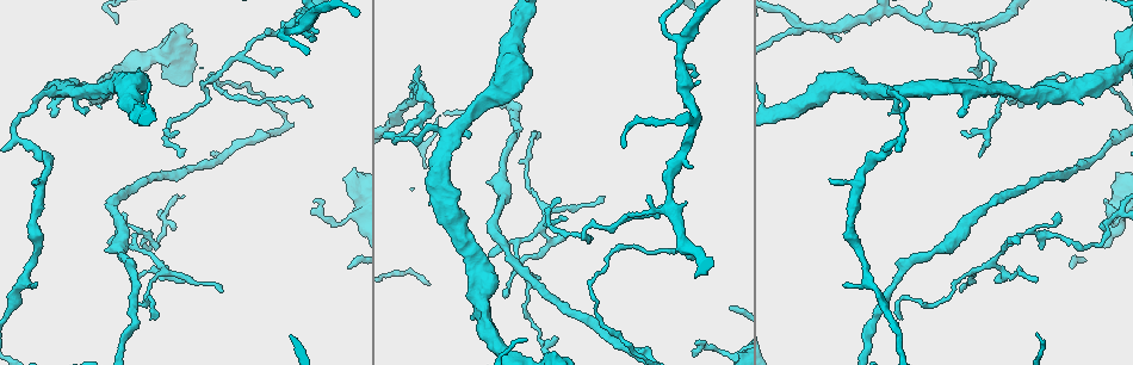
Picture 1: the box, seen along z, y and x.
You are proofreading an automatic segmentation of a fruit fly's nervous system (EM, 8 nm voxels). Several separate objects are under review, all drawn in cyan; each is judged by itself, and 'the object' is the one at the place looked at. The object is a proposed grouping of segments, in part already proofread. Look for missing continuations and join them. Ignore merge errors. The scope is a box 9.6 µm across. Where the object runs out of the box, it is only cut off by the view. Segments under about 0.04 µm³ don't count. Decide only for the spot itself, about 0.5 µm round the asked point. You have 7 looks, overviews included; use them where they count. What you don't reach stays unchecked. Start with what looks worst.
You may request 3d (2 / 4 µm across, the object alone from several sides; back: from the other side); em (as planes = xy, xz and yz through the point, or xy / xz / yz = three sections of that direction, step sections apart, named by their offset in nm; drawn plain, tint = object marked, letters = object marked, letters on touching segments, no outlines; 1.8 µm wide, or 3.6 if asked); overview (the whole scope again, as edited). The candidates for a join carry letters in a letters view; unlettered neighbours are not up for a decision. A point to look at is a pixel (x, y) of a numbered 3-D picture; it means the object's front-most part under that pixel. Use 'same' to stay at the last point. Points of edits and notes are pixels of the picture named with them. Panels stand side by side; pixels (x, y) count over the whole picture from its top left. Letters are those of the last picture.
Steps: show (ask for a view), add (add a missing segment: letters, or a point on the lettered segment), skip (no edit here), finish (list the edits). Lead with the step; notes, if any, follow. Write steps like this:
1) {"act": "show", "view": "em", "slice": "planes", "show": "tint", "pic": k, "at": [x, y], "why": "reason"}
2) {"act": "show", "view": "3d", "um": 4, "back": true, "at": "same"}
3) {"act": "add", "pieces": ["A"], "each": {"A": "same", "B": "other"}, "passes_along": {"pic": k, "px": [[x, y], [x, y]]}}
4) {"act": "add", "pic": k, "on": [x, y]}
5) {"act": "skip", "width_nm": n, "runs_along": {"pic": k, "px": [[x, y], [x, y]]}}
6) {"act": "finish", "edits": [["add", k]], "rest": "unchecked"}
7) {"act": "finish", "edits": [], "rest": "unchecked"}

{"act": "show", "view": "3d", "um": 4, "pic": 1, "at": [667, 200], "why": "sudden change in width"}

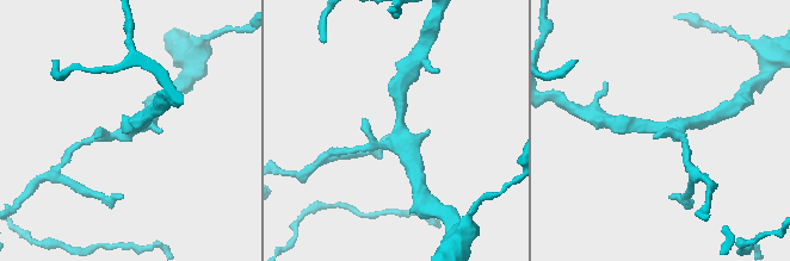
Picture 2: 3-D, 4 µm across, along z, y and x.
{"act": "show", "view": "em", "slice": "yz", "step": 16, "show": "tint", "pic": 2, "at": [398, 133], "why": "shape alone is not enough"}

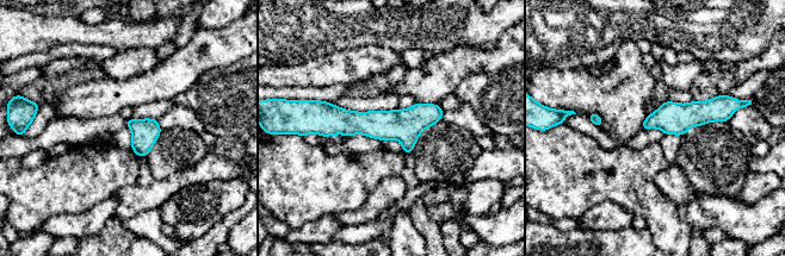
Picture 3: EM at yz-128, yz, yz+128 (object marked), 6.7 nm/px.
{"act": "show", "view": "em", "slice": "planes", "show": "letters", "at": "same", "why": "another direction"}

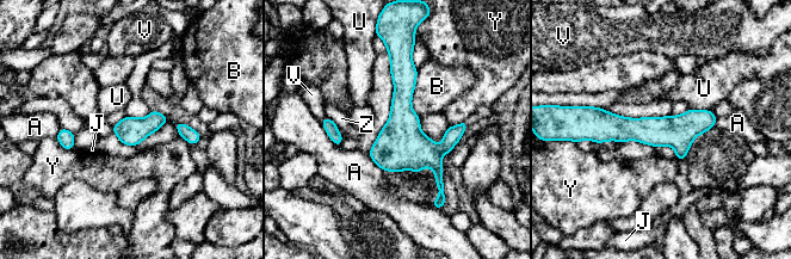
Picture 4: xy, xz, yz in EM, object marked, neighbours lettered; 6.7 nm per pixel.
{"act": "skip", "each": {"A": "other", "B": "other", "J": "other", "U": "other", "V": "other", "Y": "other", "Z": "other"}, "arms": 3, "runs_along": {"pic": 4, "px": [[403, 60], [403, 133], [440, 185]]}, "found": "none of them fits"}

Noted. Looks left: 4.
{"act": "show", "view": "em", "slice": "planes", "show": "letters", "pic": 1, "at": [317, 198], "why": "tapers out"}

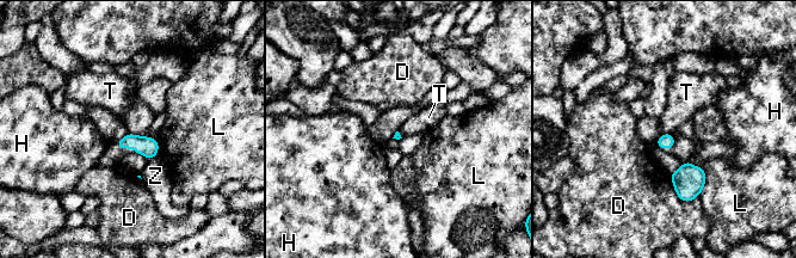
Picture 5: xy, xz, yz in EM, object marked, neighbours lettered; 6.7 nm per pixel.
{"act": "skip", "each": {"D": "other", "H": "other", "L": "other", "T": "other", "Z": "other"}, "border": {"pic": 5, "px": [[129, 131], [144, 137]]}, "found": "none of them fits"}

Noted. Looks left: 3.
{"act": "show", "view": "3d", "um": 4, "pic": 1, "at": [877, 13], "why": "a fork"}

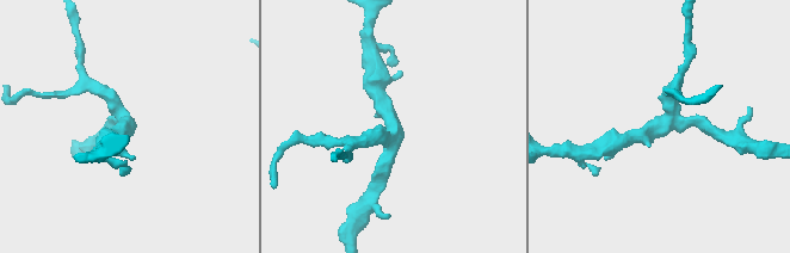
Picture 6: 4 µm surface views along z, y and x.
{"act": "show", "view": "em", "slice": "xz", "step": 4, "show": "plain", "pic": 6, "at": [666, 126], "arms": 3}

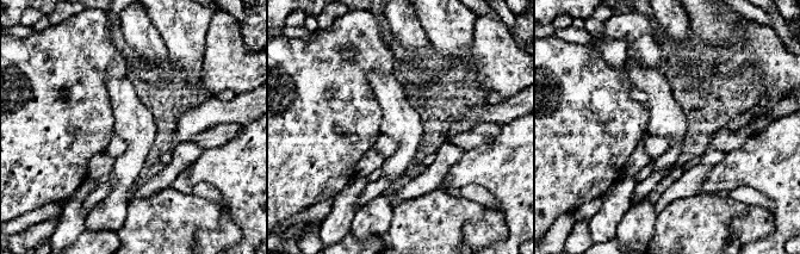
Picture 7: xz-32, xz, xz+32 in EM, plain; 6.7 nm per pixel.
{"act": "show", "view": "em", "slice": "xz", "step": 4, "show": "letters", "at": "same", "why": "what lies round it"}

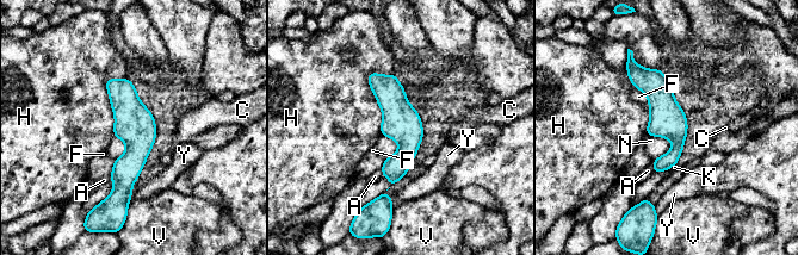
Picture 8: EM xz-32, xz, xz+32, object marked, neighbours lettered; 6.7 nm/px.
{"act": "skip", "width_nm": 240, "each": {"A": "other", "C": "other", "F": "other", "H": "other", "K": "other", "N": "other", "V": "other", "Y": "other"}, "runs_along": {"pic": 8, "px": [[373, 75], [403, 125], [384, 197]]}, "found": "no lettered segment goes on from it"}

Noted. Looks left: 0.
{"act": "finish", "edits": [], "rest": "unchecked"}

